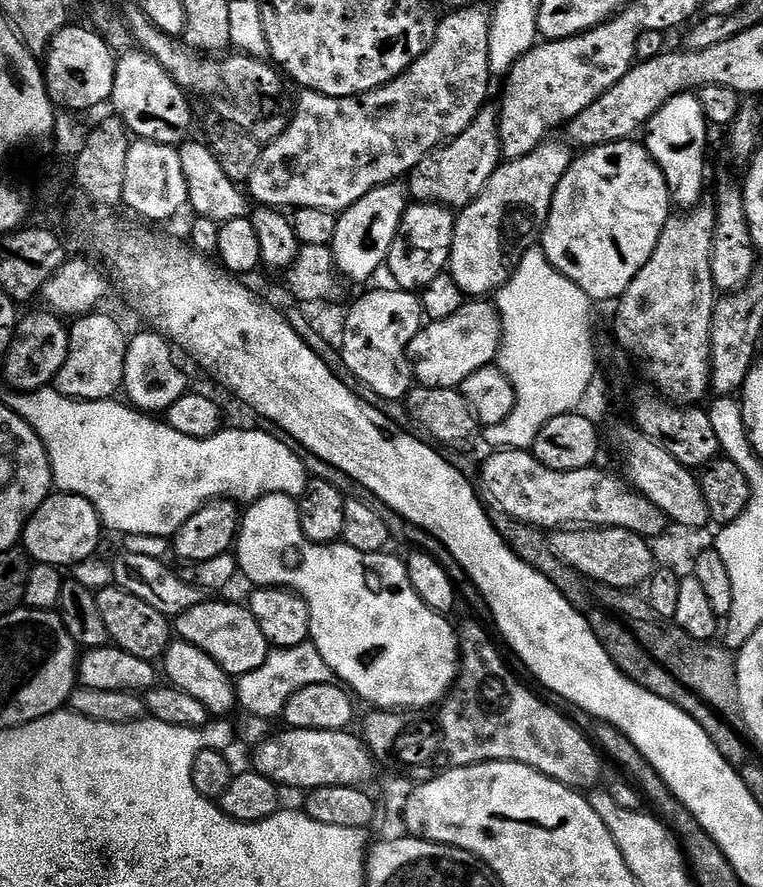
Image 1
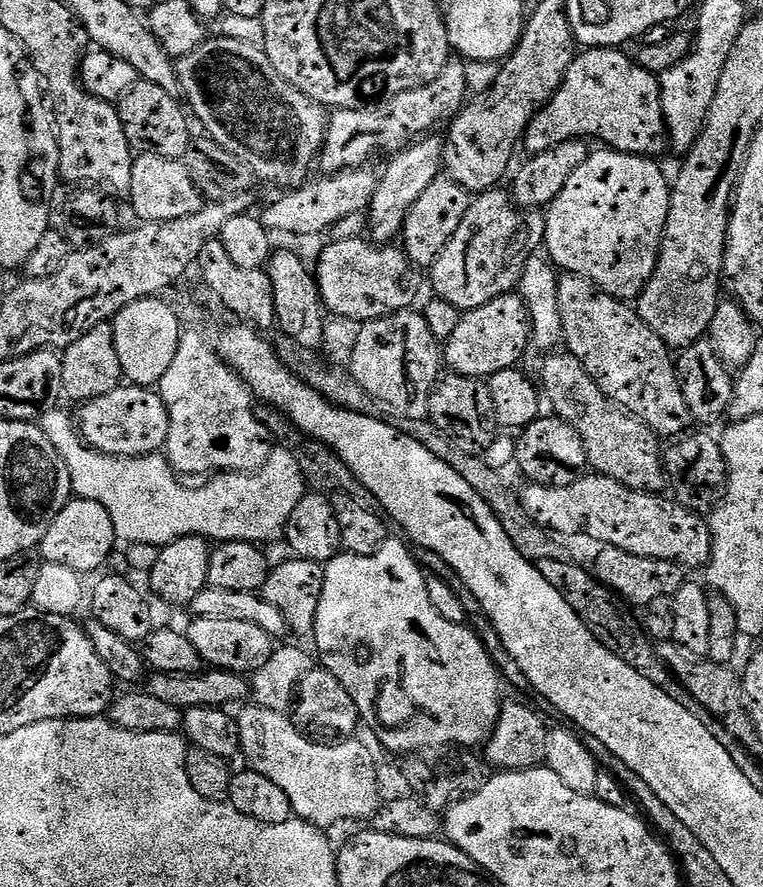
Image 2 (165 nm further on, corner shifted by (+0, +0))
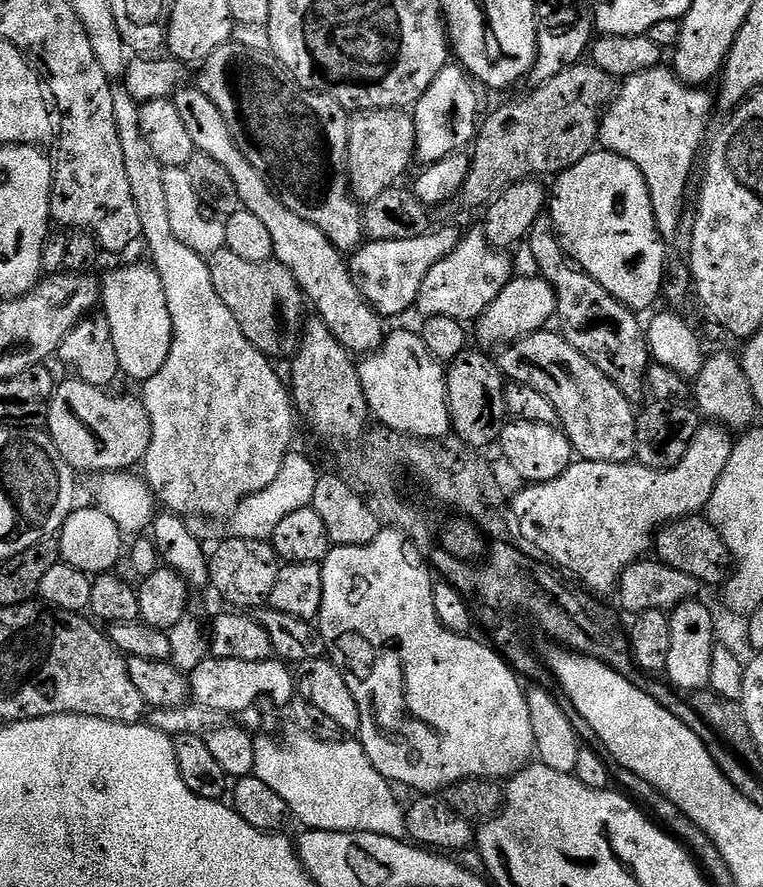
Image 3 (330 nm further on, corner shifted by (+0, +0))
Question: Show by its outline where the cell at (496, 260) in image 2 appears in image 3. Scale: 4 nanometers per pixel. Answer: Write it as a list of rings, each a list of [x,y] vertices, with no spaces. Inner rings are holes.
[[[483,231],[466,232],[458,246],[426,274],[416,299],[417,313],[424,318],[448,317],[461,322],[472,322],[489,308],[494,298],[513,279],[512,262],[507,253],[495,249]]]

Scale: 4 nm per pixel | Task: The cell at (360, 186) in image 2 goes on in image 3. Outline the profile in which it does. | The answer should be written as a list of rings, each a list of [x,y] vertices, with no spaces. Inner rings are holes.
[[[398,108],[358,112],[351,117],[348,125],[348,183],[350,191],[357,201],[369,202],[378,198],[386,190],[397,187],[408,167],[414,164],[416,152],[416,131],[412,121],[412,112]]]

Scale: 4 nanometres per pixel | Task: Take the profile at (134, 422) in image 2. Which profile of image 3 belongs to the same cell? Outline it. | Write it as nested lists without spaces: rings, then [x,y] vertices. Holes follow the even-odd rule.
[[[75,378],[61,379],[56,385],[56,393],[52,396],[46,431],[51,436],[54,446],[58,446],[58,454],[66,458],[66,462],[77,473],[127,472],[135,469],[143,461],[146,450],[150,446],[150,414],[146,414],[143,399],[132,396],[107,396],[103,388],[95,388]]]

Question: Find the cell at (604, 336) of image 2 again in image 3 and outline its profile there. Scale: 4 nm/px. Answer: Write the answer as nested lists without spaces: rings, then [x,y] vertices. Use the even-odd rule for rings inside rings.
[[[545,214],[536,219],[526,237],[527,244],[528,252],[536,263],[535,271],[556,291],[558,328],[566,342],[590,358],[590,362],[594,362],[594,366],[598,366],[610,382],[621,388],[625,396],[636,398],[639,392],[643,393],[650,355],[646,328],[636,321],[639,320],[637,313],[618,303],[606,289],[594,282],[594,278],[573,267],[560,246],[551,215]]]

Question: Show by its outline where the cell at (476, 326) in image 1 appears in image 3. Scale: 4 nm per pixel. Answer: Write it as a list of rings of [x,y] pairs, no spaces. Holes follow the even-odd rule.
[[[531,274],[532,276],[520,276],[517,275],[511,279],[506,287],[501,290],[496,298],[489,304],[489,308],[485,310],[475,321],[474,327],[476,327],[476,340],[481,349],[495,350],[503,349],[509,344],[513,344],[515,340],[521,340],[526,338],[530,334],[535,332],[543,332],[549,327],[548,324],[557,319],[556,314],[556,291],[550,286],[550,282],[546,282],[538,274]]]

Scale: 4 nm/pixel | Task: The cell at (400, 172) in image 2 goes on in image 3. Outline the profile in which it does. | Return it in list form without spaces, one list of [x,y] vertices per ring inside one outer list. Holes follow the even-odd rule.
[[[449,64],[439,72],[438,77],[434,78],[434,82],[430,84],[429,90],[426,90],[422,98],[414,105],[412,112],[416,131],[414,156],[421,165],[433,164],[450,154],[463,152],[475,141],[482,112],[473,88],[473,81],[463,67],[458,64]]]

